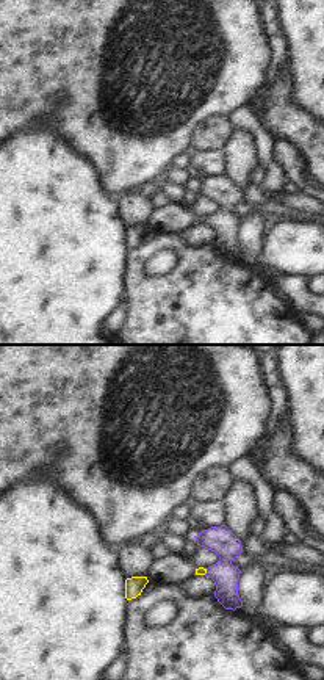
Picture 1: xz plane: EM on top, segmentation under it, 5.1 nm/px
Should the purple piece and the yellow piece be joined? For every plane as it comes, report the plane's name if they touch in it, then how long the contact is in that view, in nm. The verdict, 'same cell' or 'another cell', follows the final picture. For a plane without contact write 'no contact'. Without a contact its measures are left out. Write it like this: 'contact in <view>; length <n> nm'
contact in xz; length 40 nm

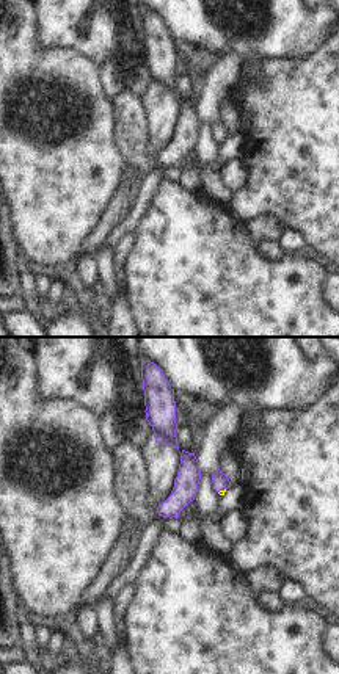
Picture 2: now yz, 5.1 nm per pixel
contact in yz; length 50 nm

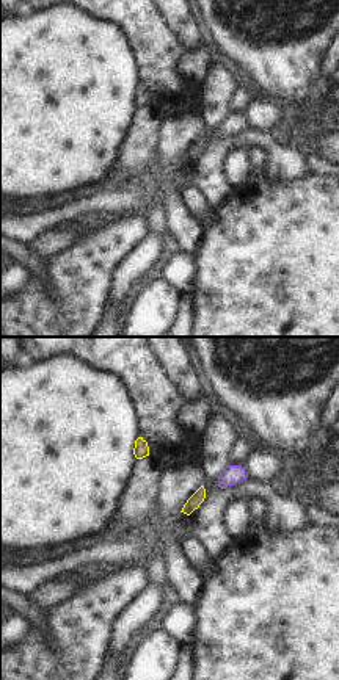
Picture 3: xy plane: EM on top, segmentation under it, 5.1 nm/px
no contact

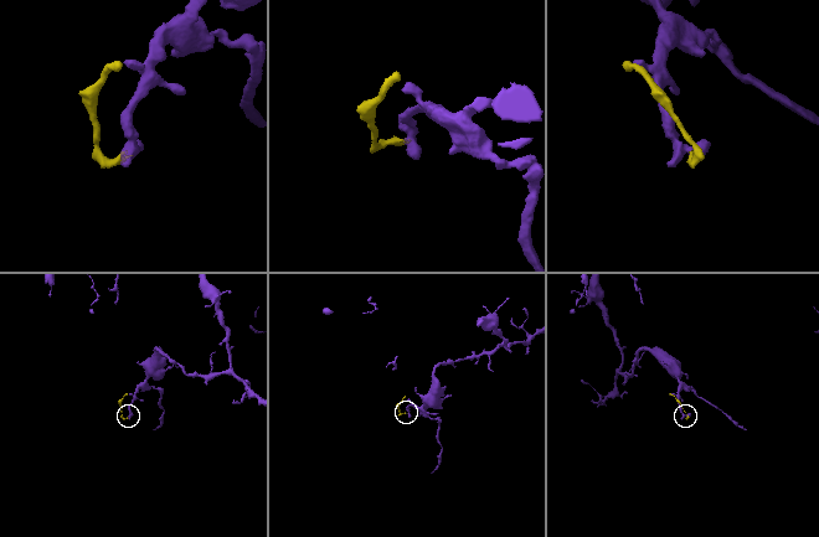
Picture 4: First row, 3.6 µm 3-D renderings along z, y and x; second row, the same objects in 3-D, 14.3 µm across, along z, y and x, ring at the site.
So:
same cell

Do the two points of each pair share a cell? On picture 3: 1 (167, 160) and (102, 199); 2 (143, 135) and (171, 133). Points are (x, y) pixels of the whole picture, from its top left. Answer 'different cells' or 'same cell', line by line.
1: different cells
2: different cells

